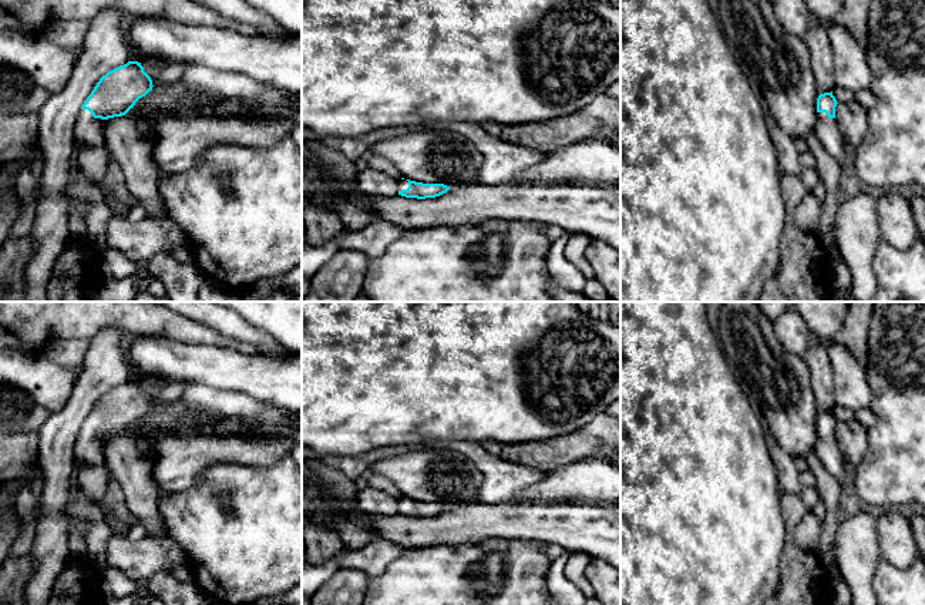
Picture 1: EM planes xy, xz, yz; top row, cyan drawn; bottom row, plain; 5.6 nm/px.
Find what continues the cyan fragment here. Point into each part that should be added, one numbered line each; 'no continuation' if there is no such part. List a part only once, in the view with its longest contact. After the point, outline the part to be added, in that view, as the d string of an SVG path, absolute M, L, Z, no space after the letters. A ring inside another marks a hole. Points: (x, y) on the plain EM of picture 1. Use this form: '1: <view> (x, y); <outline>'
1: xy (87, 449); M81 428L74 443L74 471L85 465L104 465L105 441L107 438L94 437L88 428Z

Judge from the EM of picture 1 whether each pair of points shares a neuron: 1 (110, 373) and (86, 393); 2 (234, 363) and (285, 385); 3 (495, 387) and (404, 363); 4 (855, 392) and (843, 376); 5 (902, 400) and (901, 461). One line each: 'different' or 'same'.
1: same
2: same
3: same
4: same
5: same

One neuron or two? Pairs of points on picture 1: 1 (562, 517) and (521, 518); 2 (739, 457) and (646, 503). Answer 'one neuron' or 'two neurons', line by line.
1: one neuron
2: one neuron

